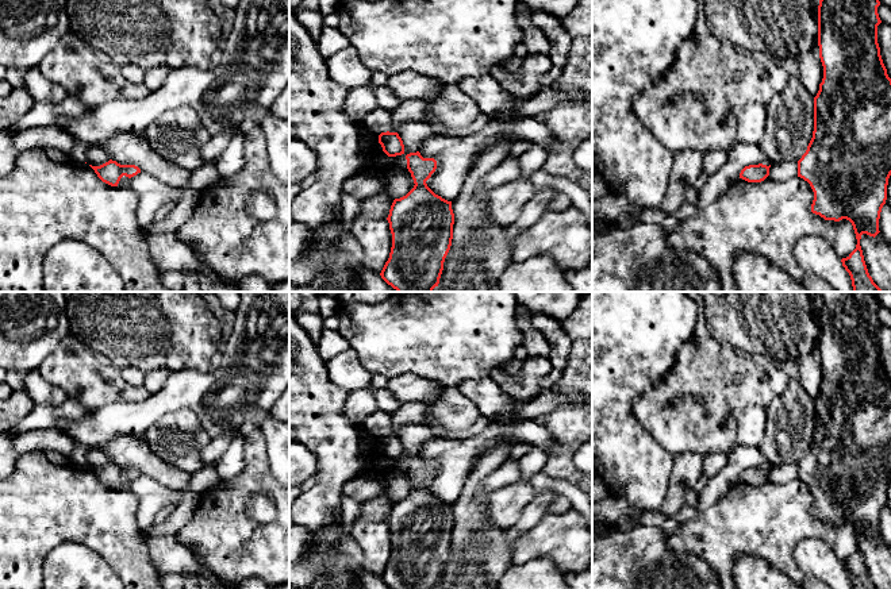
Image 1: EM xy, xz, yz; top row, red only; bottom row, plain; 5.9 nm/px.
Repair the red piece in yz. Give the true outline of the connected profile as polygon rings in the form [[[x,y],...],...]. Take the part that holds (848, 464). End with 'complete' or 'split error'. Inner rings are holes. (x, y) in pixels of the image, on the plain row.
[[[819,292],[821,303],[818,308],[818,349],[819,349],[819,361],[823,369],[823,381],[819,386],[819,393],[814,400],[814,434],[813,440],[807,449],[806,455],[798,463],[798,480],[807,484],[814,494],[814,503],[811,507],[811,515],[819,517],[825,523],[840,524],[846,521],[852,526],[857,547],[856,551],[846,559],[842,561],[842,569],[849,575],[852,582],[852,589],[877,589],[872,580],[868,575],[863,553],[860,548],[860,542],[863,536],[869,539],[876,539],[879,534],[879,521],[883,508],[887,503],[887,488],[891,478],[891,381],[887,377],[887,372],[883,366],[880,358],[880,350],[877,346],[877,328],[882,326],[877,309],[880,308],[879,301],[876,300],[872,292]]] | complete

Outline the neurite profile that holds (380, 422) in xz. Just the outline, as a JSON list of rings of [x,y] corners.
[[[377,409],[364,420],[364,427],[370,432],[384,434],[389,431],[392,424],[392,417],[389,413]]]

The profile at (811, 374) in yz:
[[[818,339],[815,340],[813,350],[809,354],[800,357],[796,361],[796,365],[799,369],[802,386],[806,389],[810,397],[815,400],[819,393],[819,386],[823,381],[823,369],[819,361]]]

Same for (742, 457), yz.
[[[737,444],[731,450],[726,466],[718,474],[708,478],[704,489],[698,492],[698,505],[695,509],[703,513],[711,508],[729,488],[740,482],[740,476],[745,469],[758,466],[771,467],[758,447]]]

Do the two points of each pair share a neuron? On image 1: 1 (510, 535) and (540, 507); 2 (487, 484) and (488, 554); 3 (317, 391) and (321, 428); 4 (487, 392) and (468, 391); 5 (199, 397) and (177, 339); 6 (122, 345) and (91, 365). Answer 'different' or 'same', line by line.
1: same
2: different
3: same
4: same
5: different
6: different

